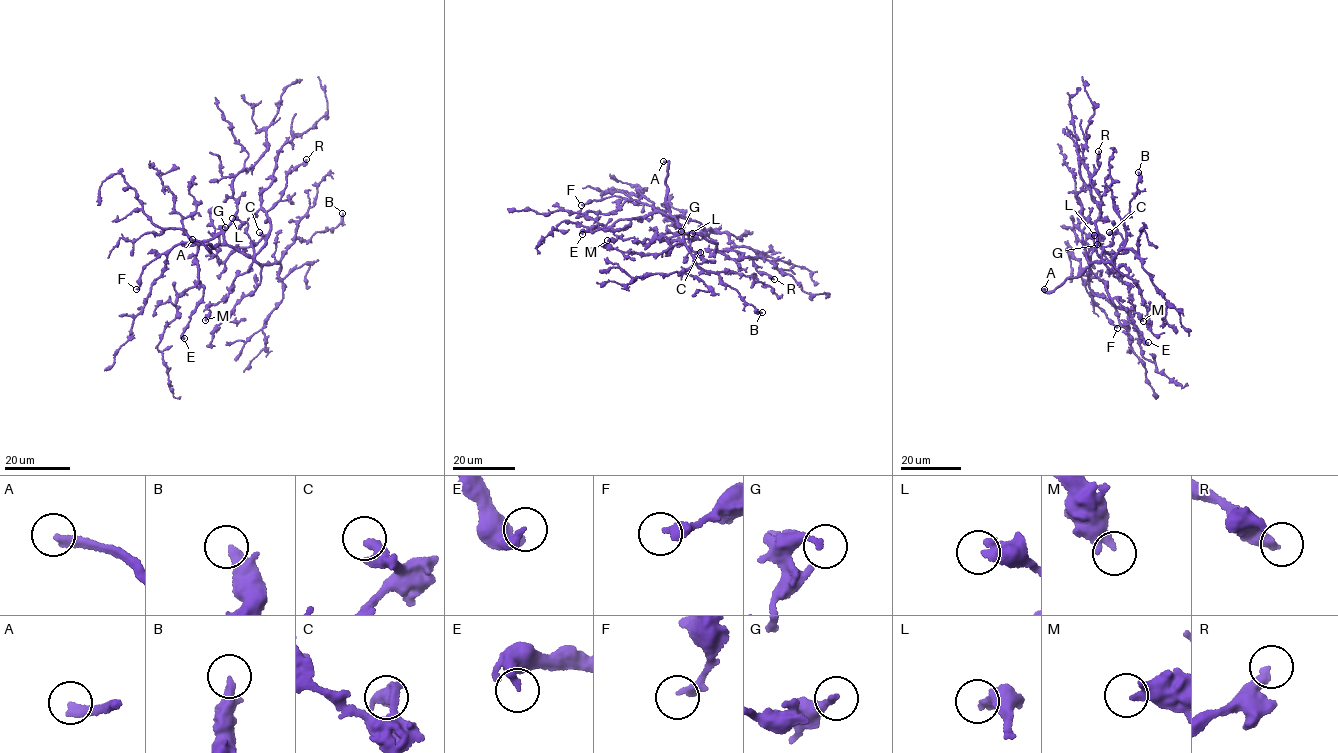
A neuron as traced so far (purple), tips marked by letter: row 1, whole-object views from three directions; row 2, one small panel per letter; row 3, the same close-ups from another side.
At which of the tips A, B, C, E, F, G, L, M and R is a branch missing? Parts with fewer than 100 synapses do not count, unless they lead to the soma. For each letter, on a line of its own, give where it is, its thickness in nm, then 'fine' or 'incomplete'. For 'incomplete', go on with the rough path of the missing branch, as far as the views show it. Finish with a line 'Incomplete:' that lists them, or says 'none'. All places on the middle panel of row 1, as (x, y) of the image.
A: at (663, 161); 320 nm thick; incomplete; missing branch runs (663, 161), (655, 157), (678, 151), (681, 140)
B: at (762, 312); 240 nm thick; fine
C: at (700, 252); 300 nm thick; fine
E: at (582, 234); 300 nm thick; fine
F: at (581, 205); 280 nm thick; fine
G: at (681, 231); 200 nm thick; fine
L: at (692, 233); 360 nm thick; fine
M: at (607, 240); 360 nm thick; fine
R: at (774, 279); 340 nm thick; fine
Incomplete: A

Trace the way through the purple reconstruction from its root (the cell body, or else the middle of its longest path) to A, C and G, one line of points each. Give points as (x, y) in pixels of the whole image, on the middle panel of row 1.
A: (679, 226), (670, 214), (666, 201), (665, 180), (669, 162), (663, 161)
C: (679, 226), (683, 233), (689, 236), (691, 249), (700, 252)
G: (679, 226), (688, 235), (687, 238), (665, 240), (655, 233), (660, 236), (681, 231)

